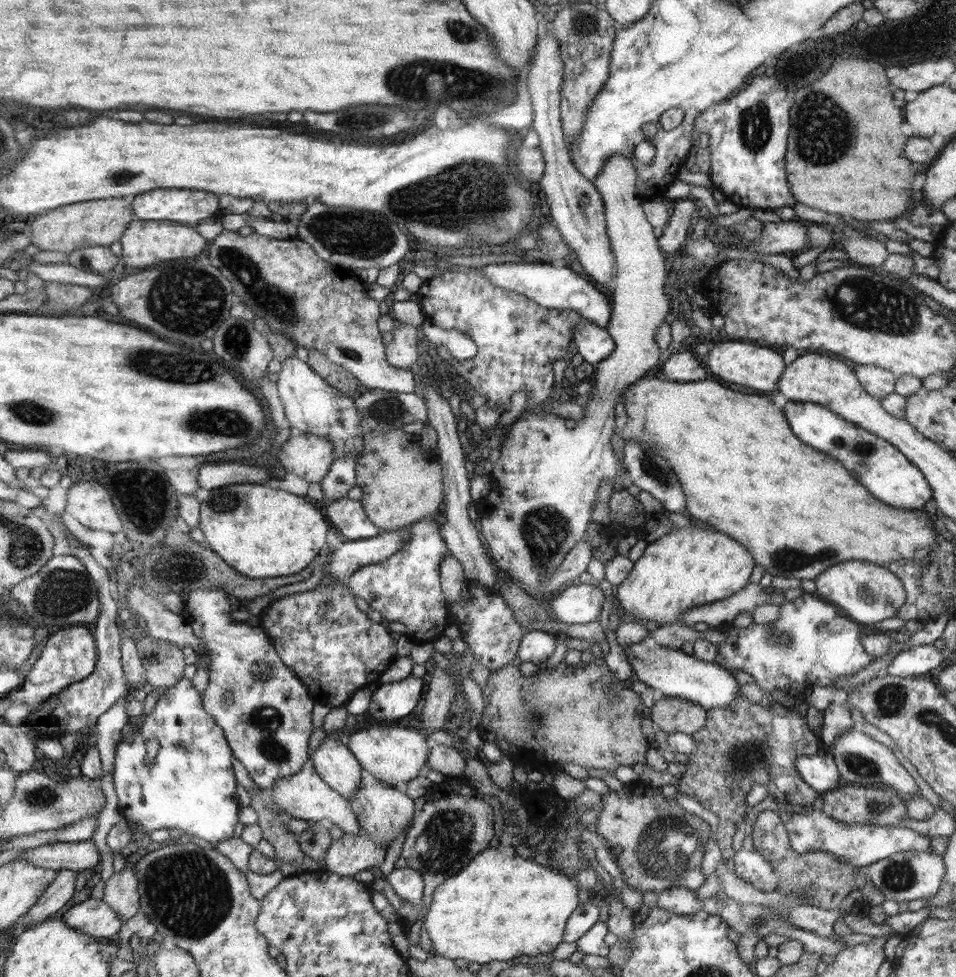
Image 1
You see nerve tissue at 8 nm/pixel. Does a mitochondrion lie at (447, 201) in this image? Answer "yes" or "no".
yes

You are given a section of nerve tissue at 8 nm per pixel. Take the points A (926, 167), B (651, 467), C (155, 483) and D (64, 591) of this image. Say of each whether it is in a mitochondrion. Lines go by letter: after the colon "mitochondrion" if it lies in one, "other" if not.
A: other
B: mitochondrion
C: other
D: mitochondrion

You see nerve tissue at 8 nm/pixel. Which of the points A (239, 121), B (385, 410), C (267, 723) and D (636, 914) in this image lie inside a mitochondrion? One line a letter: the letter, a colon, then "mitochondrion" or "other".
A: other
B: mitochondrion
C: mitochondrion
D: other

